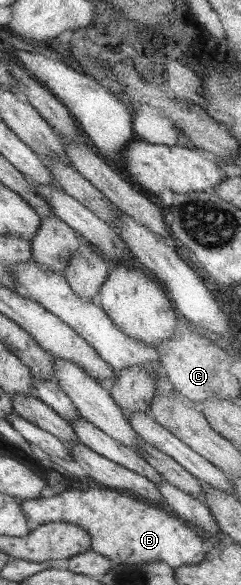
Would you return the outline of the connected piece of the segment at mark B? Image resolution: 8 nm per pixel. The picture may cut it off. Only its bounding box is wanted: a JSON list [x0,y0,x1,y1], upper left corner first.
[21,486,207,569]

